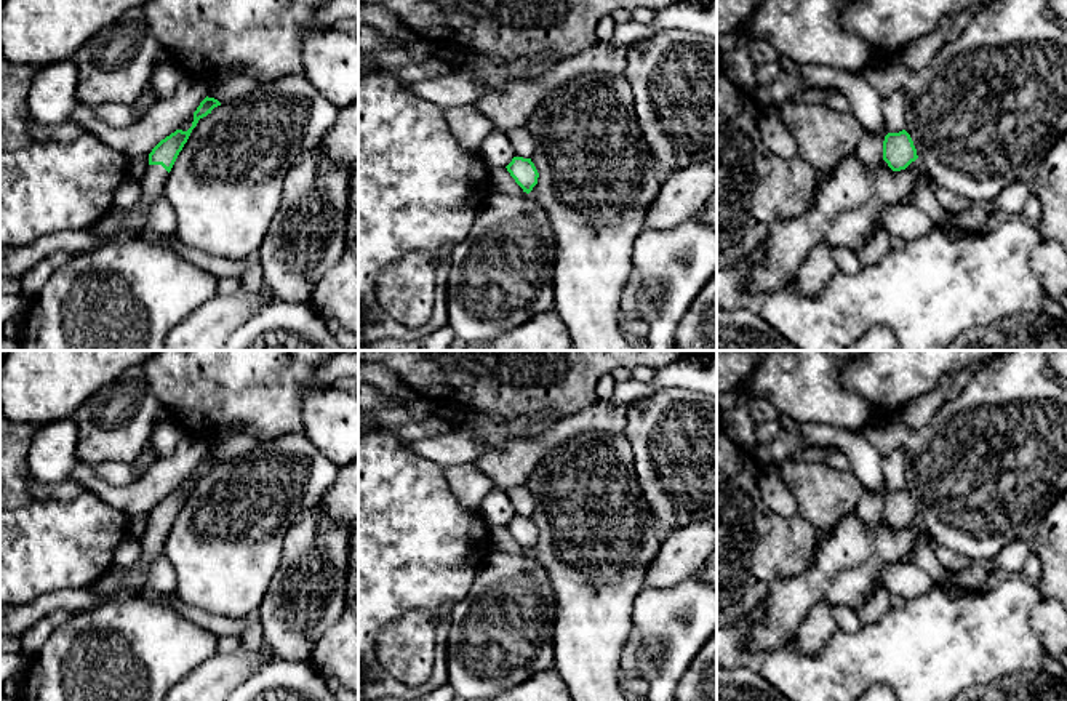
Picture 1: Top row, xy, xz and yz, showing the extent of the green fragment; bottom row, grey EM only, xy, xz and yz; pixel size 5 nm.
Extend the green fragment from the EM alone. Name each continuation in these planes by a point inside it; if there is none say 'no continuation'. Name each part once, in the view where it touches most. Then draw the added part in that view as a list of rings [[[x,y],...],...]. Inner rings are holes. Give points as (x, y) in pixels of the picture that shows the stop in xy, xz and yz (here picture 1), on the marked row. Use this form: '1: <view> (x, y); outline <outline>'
1: xy (155, 176); outline [[[149,165],[142,179],[141,200],[131,210],[114,210],[102,216],[94,227],[99,235],[112,237],[122,230],[141,232],[146,227],[147,208],[163,195],[168,171],[162,165]]]

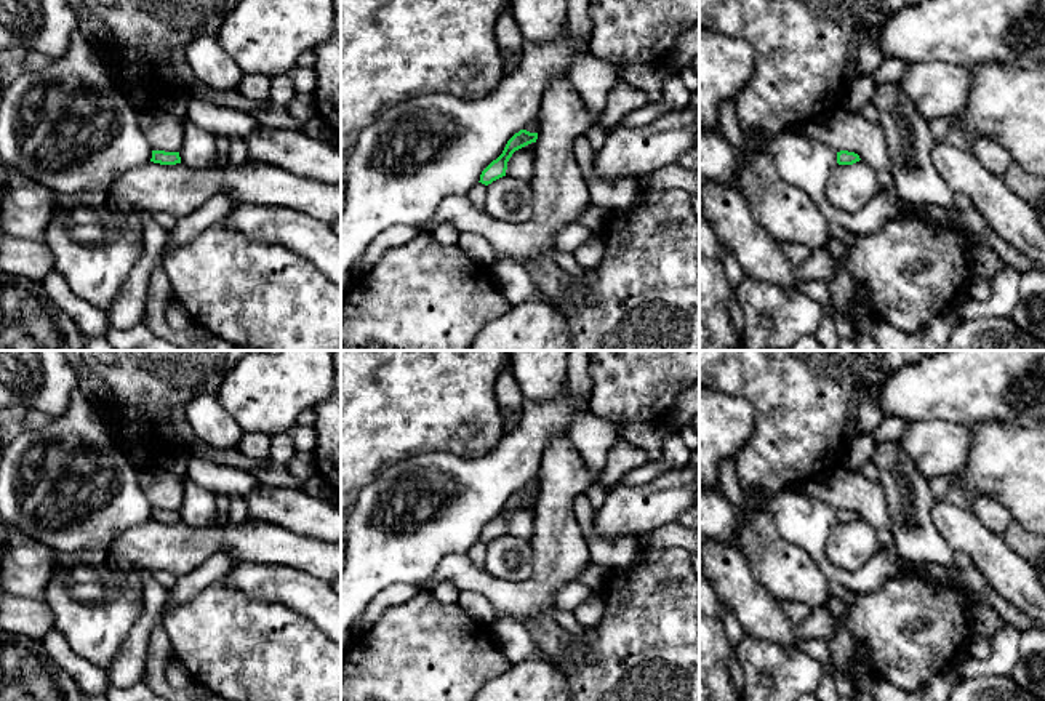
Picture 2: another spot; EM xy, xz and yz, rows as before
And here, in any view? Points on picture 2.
no continuation

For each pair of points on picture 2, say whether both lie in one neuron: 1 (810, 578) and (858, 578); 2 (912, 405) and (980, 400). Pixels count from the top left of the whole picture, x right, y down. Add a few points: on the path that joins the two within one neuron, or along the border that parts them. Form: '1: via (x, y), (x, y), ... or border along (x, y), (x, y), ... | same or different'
1: border along (804, 548), (829, 580) | different
2: via (928, 400), (964, 400) | same

